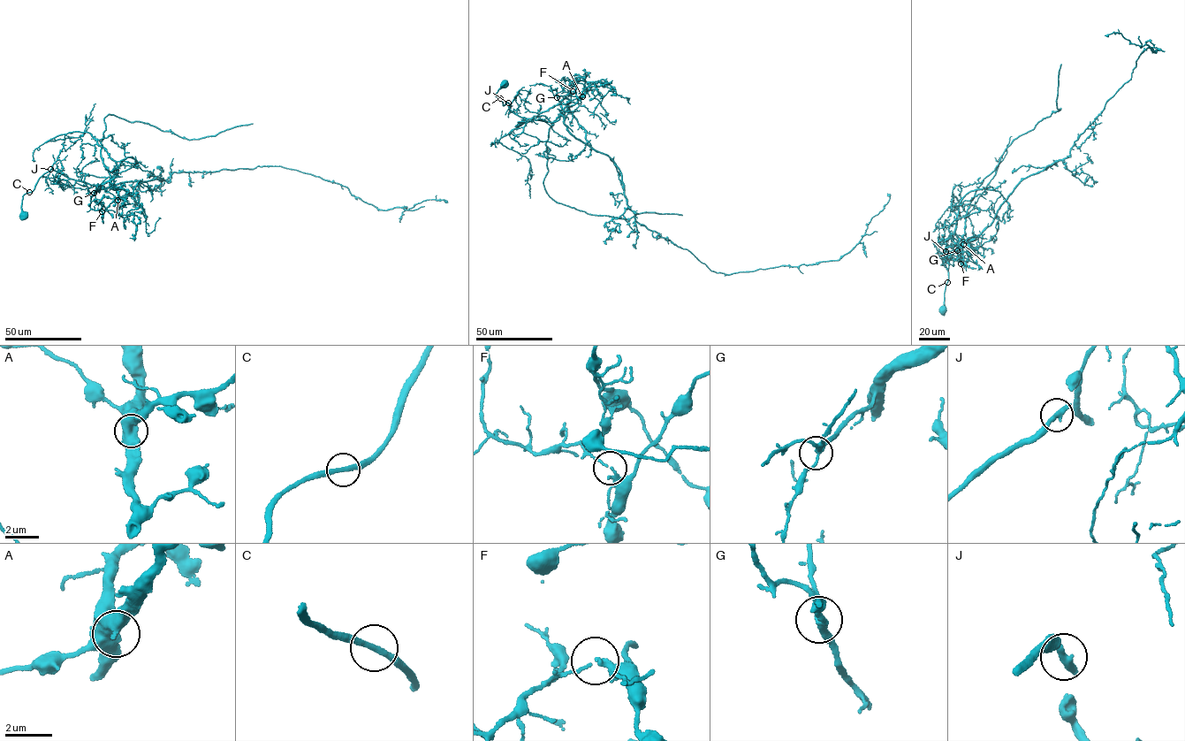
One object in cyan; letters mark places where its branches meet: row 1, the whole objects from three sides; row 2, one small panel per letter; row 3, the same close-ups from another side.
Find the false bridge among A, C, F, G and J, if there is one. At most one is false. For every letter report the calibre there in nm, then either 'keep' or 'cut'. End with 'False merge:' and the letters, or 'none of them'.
A: 600 nm | keep
C: 240 nm | keep
F: 160 nm | cut
G: 240 nm | keep
J: 320 nm | keep
False merge: F

